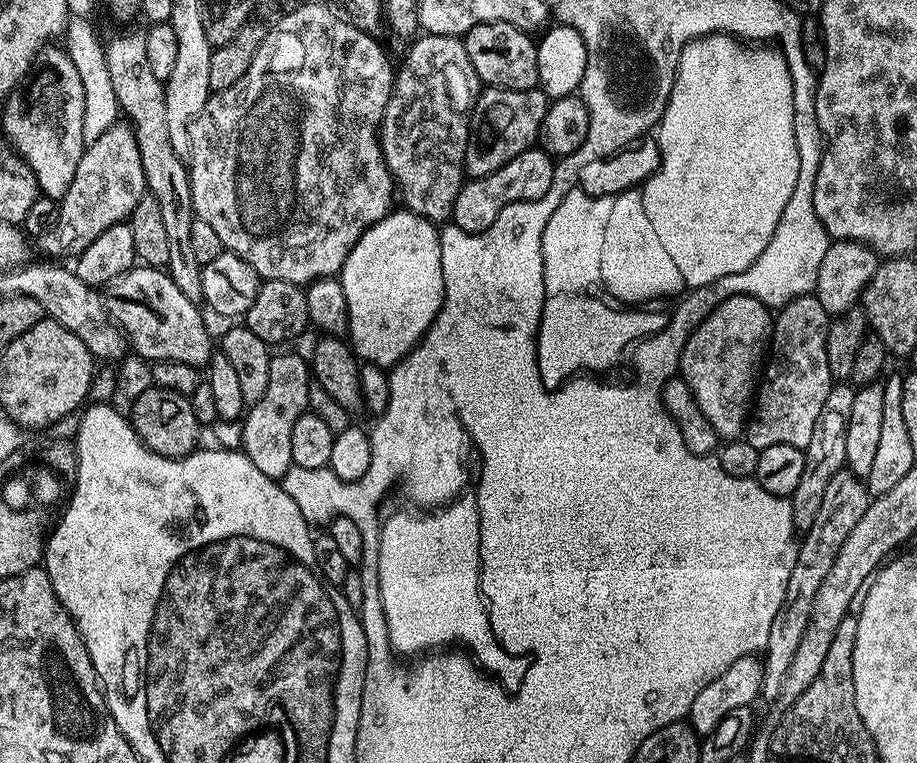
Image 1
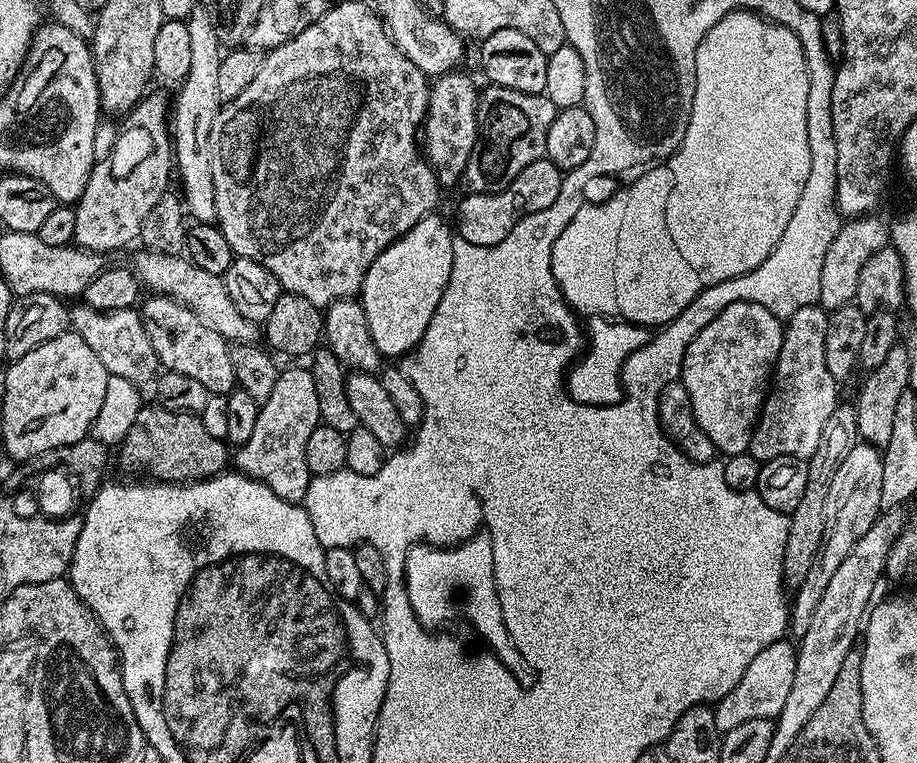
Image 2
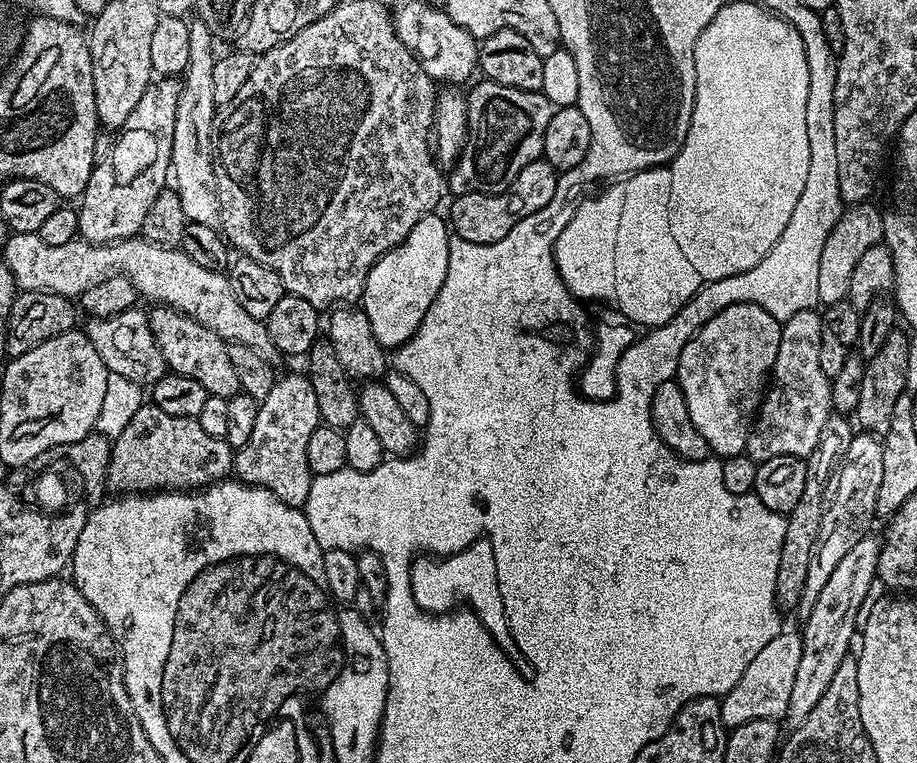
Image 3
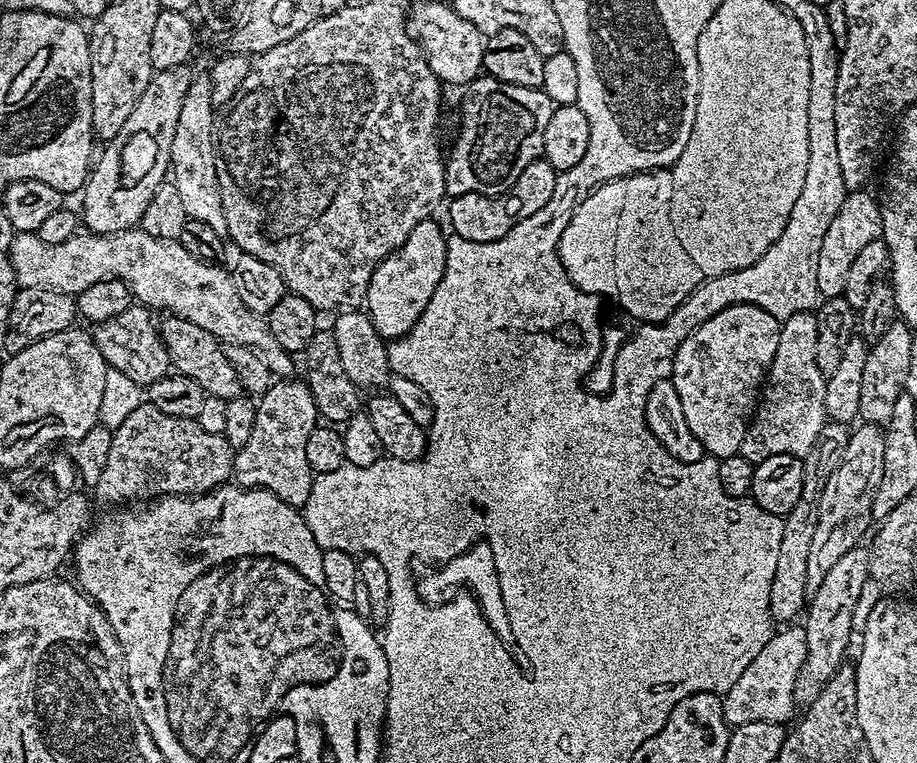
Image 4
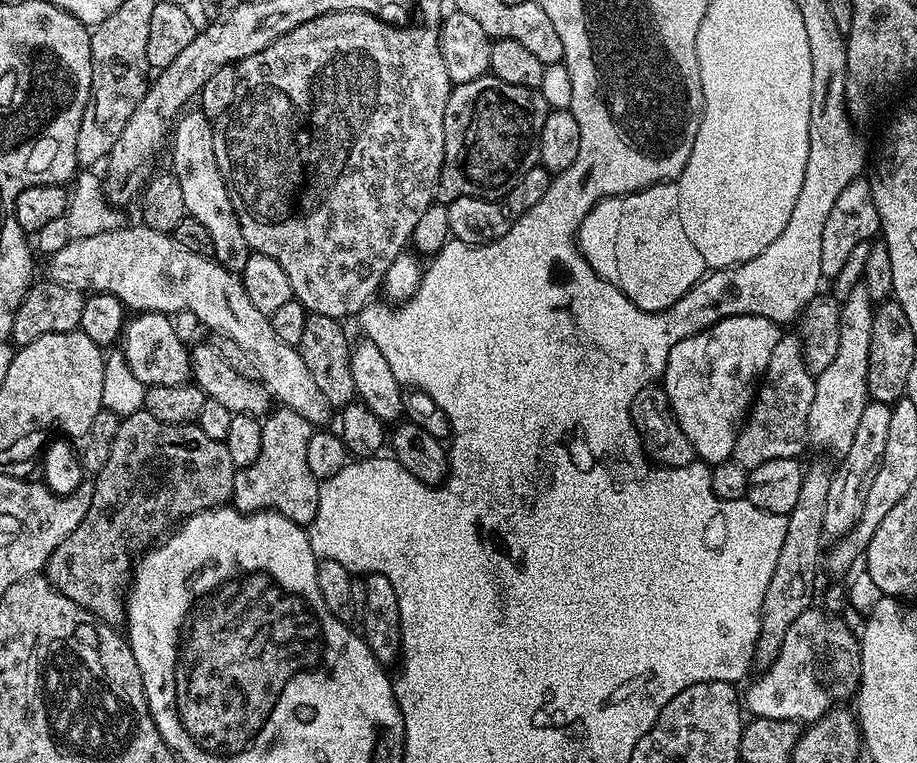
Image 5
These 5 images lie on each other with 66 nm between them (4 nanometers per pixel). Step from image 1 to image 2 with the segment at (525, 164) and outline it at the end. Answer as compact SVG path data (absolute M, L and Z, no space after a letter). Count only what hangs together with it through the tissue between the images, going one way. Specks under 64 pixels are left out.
M545 158L530 162L530 166L526 166L526 170L518 174L518 178L514 178L514 182L510 182L499 192L461 195L460 205L456 208L456 224L454 220L459 239L479 248L492 248L502 242L506 234L510 234L510 230L514 230L516 223L525 216L544 214L547 208L555 206L556 199L564 188L564 180L560 176L563 176L562 169Z

